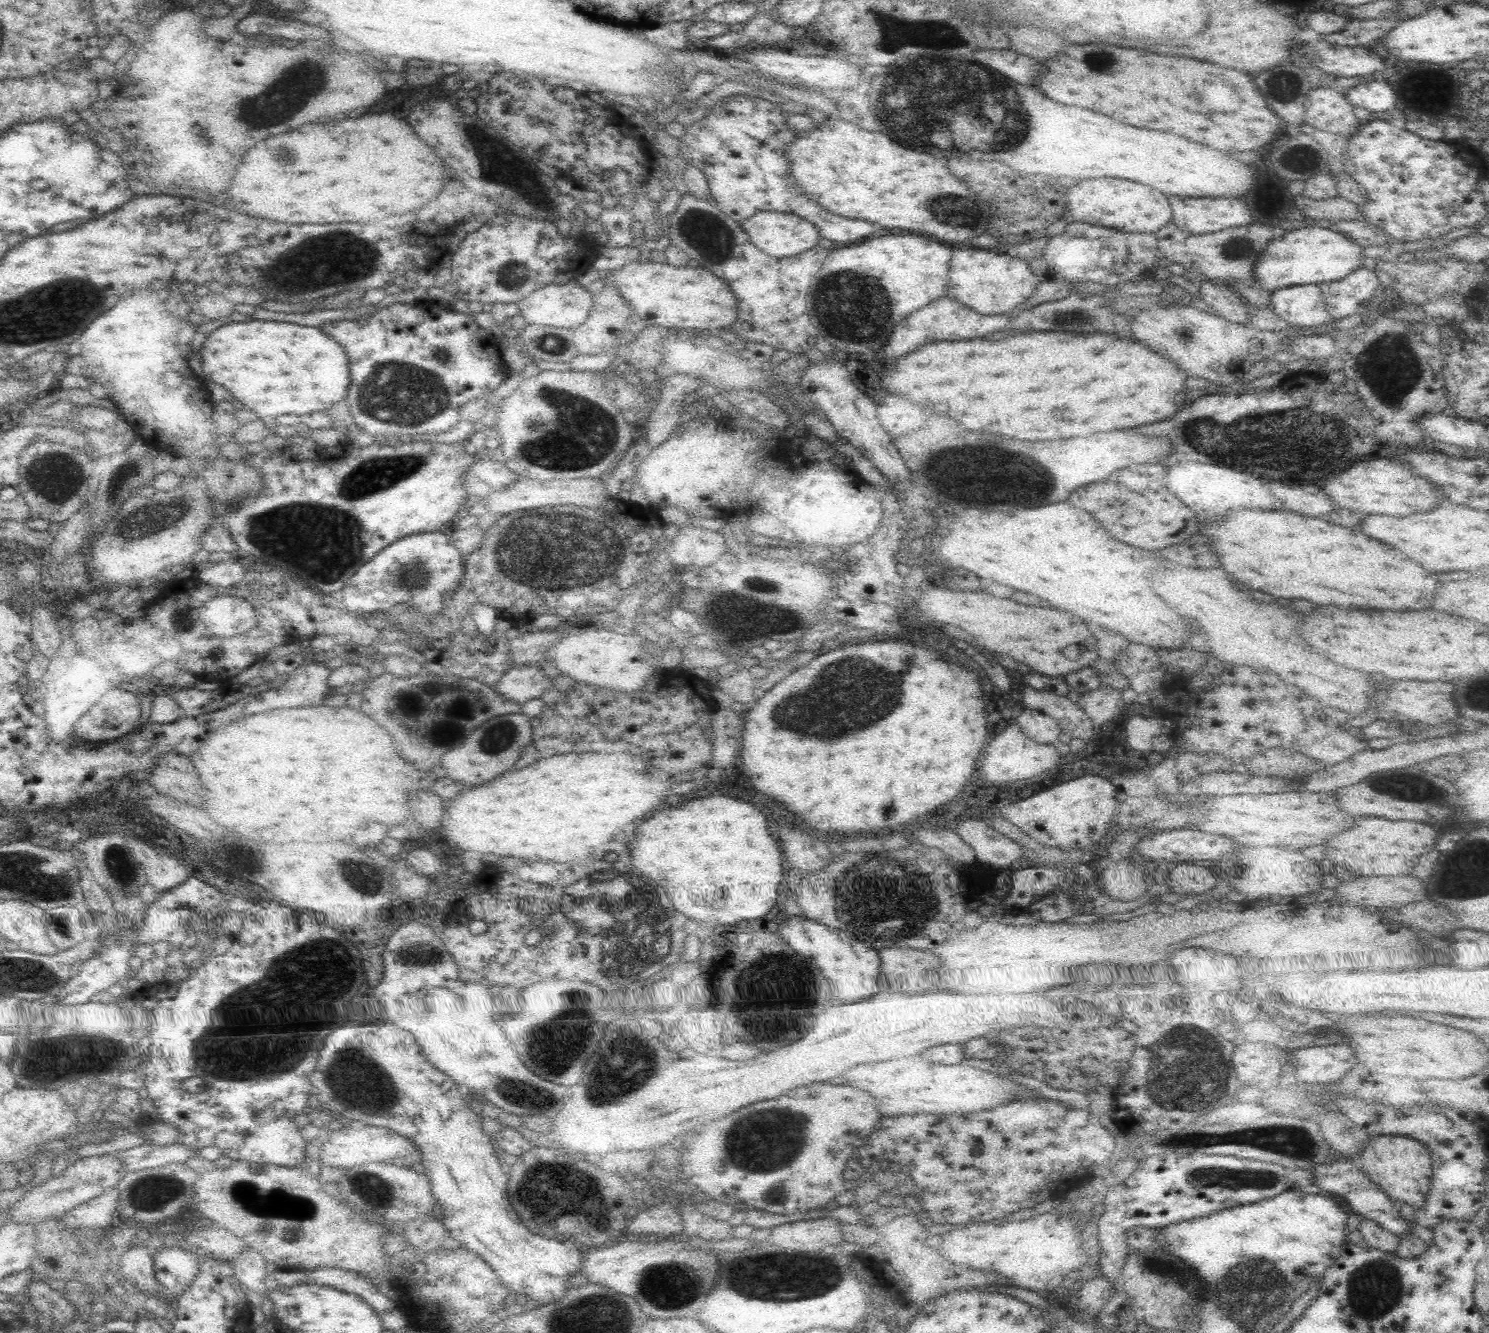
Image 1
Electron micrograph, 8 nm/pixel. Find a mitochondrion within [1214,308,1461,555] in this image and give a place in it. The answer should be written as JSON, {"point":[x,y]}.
{"point":[1391,368]}

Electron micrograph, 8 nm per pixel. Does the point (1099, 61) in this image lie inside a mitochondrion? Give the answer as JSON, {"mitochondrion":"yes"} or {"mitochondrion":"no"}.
{"mitochondrion":"yes"}

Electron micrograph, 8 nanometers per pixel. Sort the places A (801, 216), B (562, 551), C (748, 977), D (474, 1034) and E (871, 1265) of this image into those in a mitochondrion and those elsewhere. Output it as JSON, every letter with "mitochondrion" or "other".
{"A":"other","B":"mitochondrion","C":"mitochondrion","D":"other","E":"other"}

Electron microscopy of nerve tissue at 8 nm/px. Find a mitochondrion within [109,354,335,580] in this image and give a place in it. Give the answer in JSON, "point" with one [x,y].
{"point":[166,514]}

